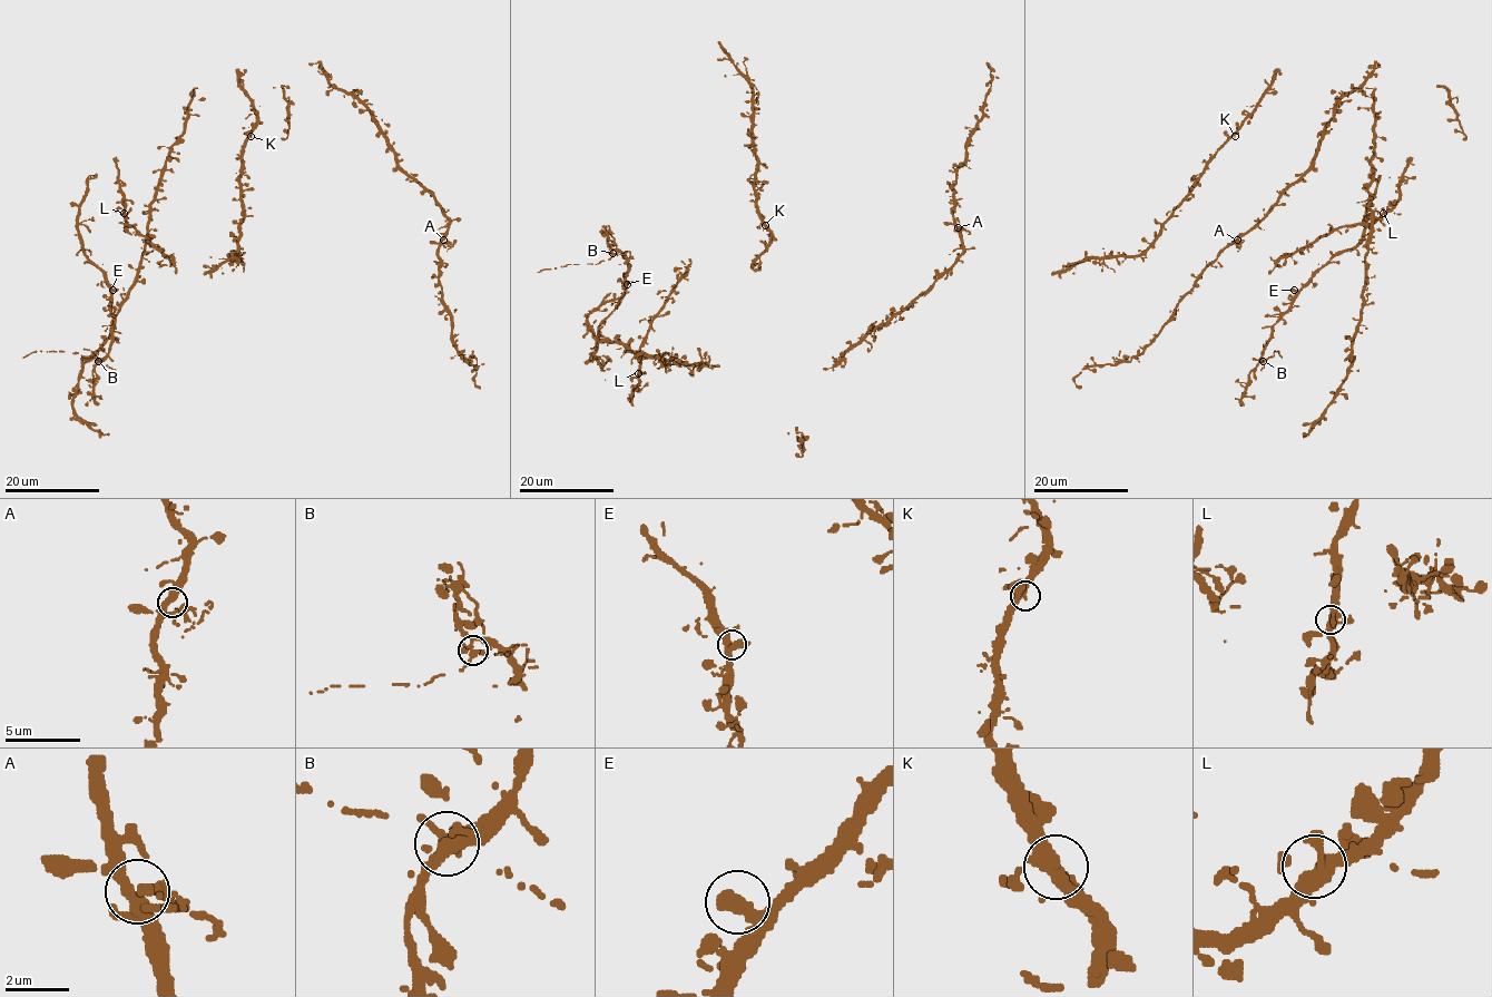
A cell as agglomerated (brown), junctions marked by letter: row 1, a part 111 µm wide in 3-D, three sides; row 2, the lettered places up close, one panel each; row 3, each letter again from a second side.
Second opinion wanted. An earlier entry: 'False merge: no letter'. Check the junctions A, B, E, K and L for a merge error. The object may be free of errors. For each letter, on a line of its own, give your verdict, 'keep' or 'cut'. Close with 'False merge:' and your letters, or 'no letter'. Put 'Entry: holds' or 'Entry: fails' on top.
Entry: fails
A: keep
B: cut
E: keep
K: keep
L: keep
False merge: B

